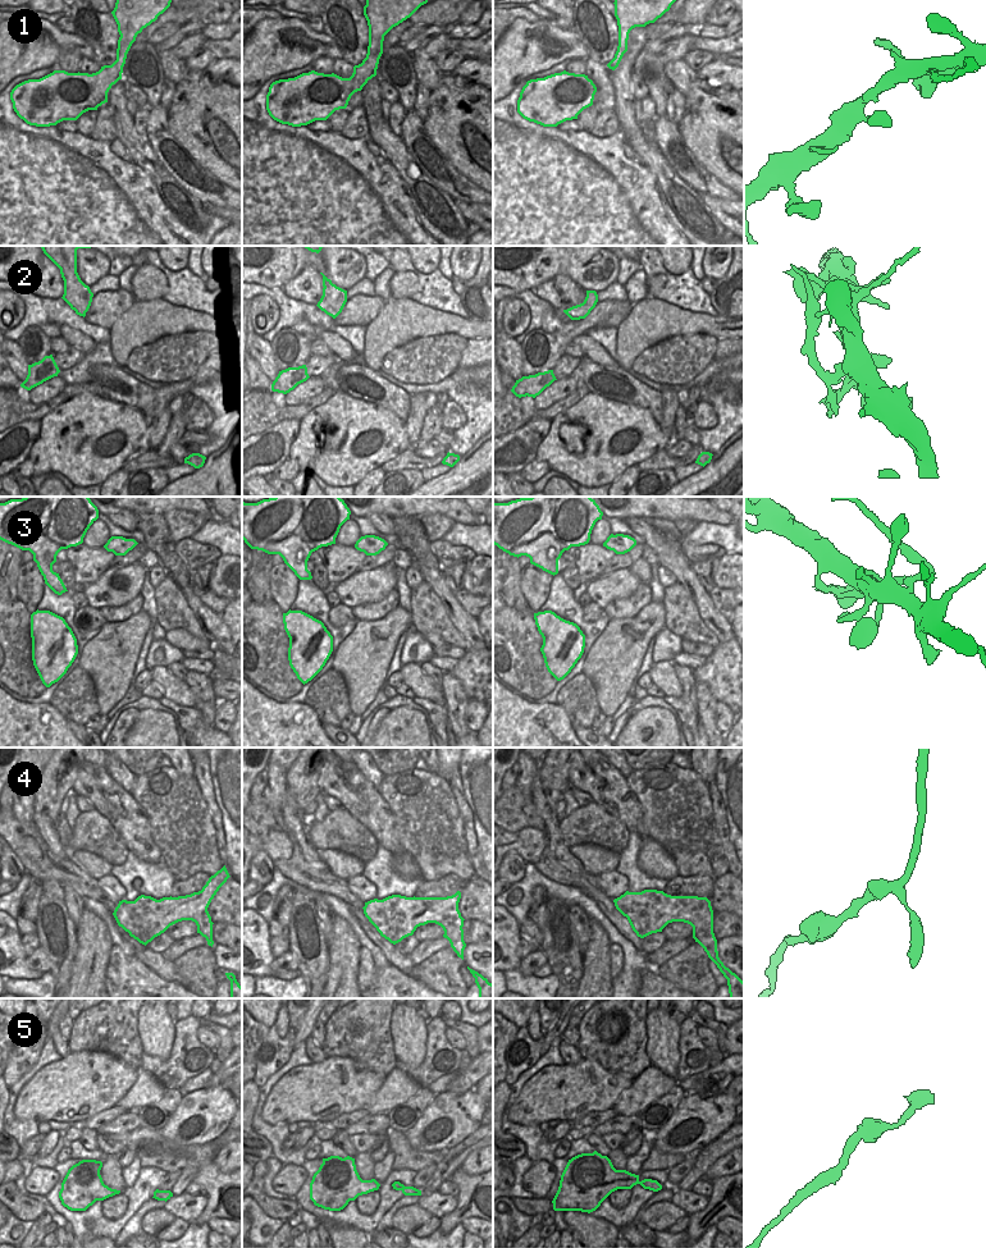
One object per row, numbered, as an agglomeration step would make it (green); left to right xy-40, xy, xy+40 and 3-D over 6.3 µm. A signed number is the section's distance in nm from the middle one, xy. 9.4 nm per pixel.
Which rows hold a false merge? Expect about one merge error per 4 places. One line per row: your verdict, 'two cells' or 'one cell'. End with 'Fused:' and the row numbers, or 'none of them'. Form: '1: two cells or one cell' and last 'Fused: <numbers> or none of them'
1: one cell
2: two cells
3: one cell
4: one cell
5: one cell
Fused: 2

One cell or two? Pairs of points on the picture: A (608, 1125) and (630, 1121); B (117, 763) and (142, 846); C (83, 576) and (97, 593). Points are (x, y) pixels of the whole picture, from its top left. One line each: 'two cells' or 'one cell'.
A: one cell
B: two cells
C: two cells

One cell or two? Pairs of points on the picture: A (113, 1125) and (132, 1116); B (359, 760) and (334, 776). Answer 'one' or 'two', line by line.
A: one
B: two

